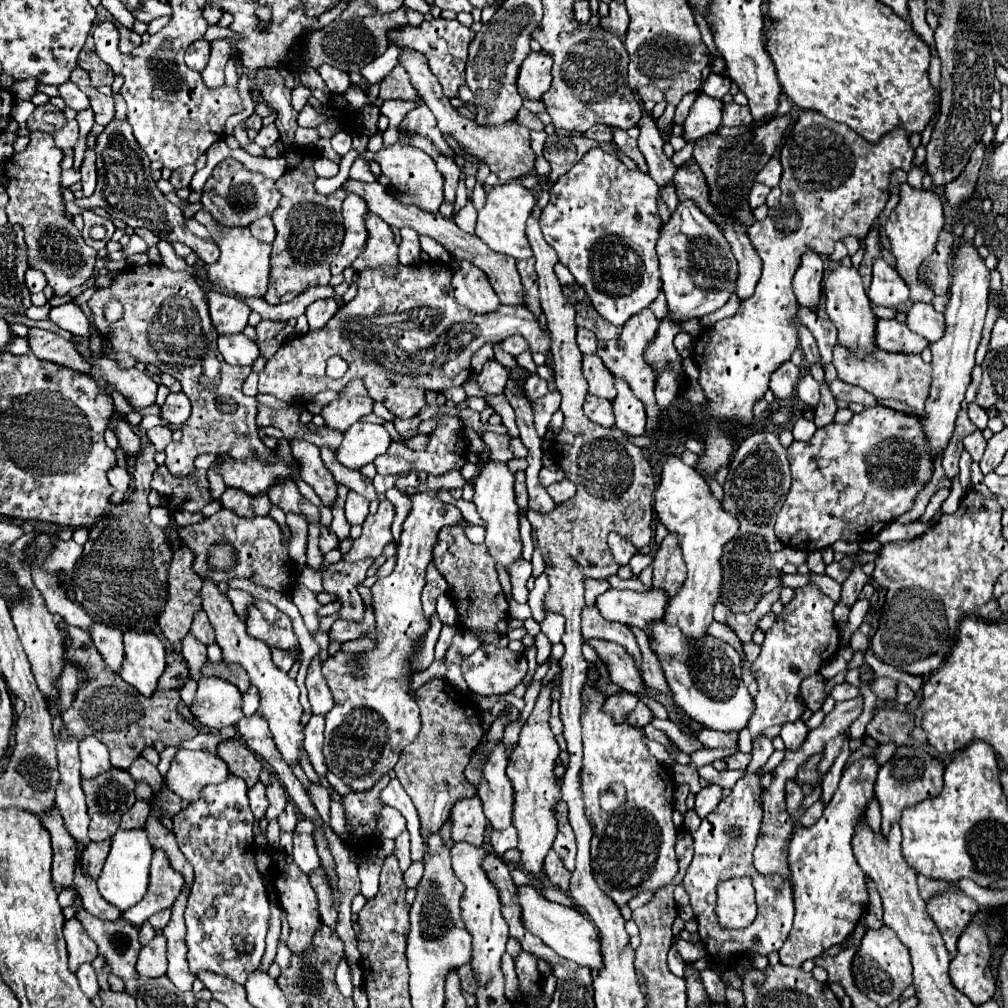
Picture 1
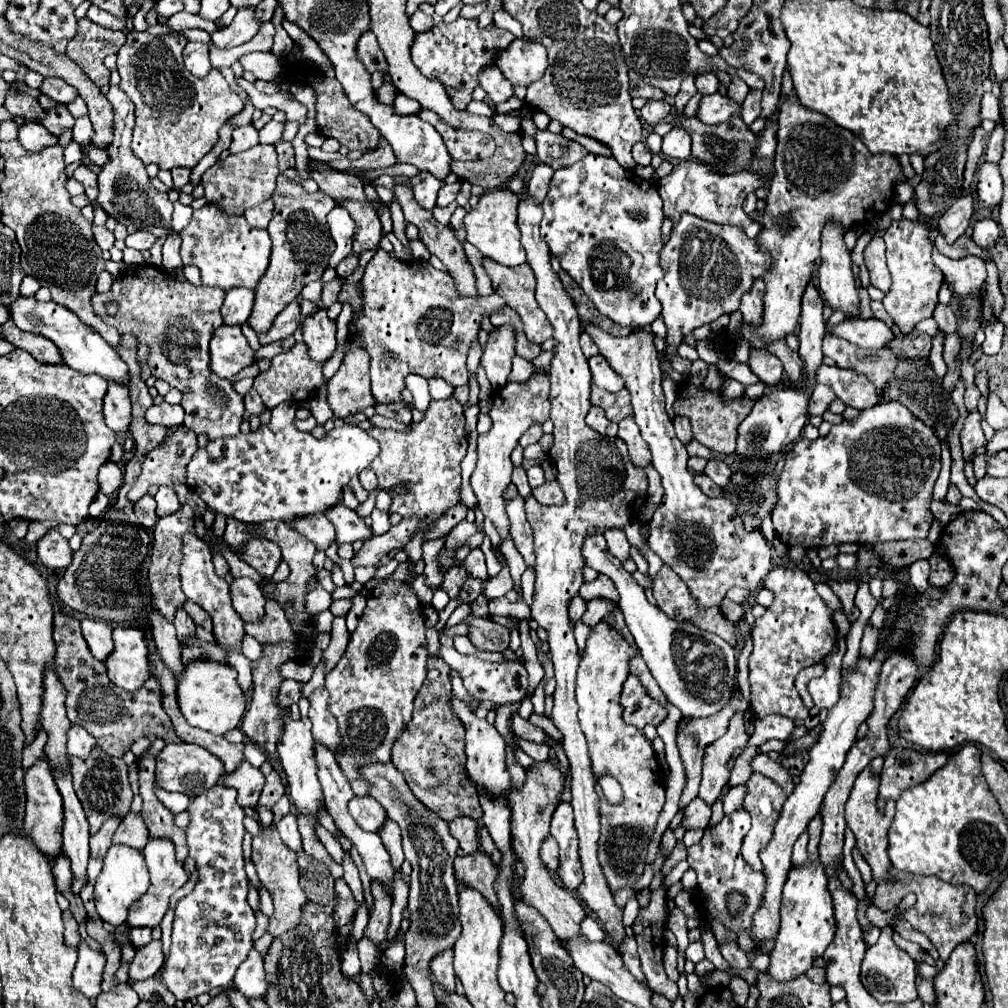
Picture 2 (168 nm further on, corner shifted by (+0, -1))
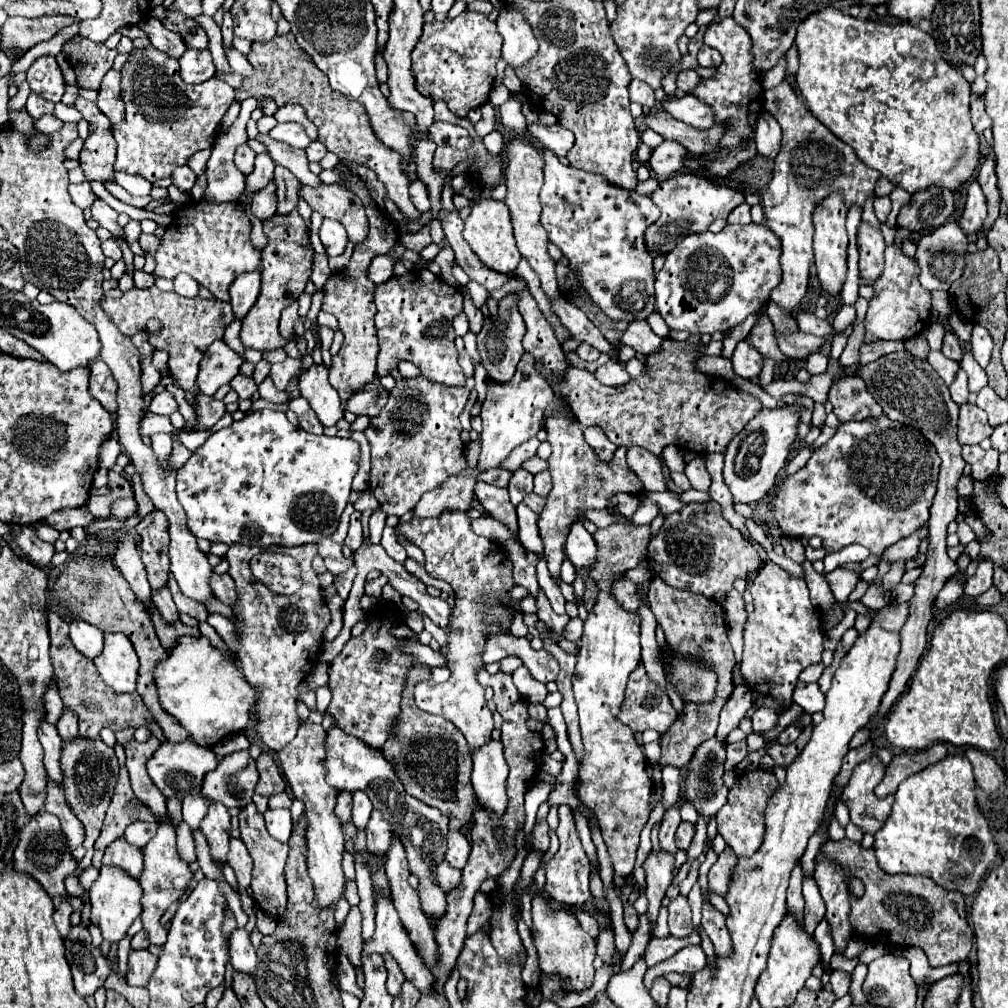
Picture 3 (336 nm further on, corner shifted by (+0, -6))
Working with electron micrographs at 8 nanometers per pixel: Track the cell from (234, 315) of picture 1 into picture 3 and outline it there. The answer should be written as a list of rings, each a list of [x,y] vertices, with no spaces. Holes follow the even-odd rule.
[[[252,270],[248,274],[240,274],[236,282],[230,286],[230,304],[234,308],[236,318],[244,318],[246,312],[254,306],[258,292],[260,292],[260,272],[262,270]]]

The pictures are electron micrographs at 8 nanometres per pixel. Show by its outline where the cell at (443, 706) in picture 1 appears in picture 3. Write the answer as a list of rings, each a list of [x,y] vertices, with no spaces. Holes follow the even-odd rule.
[[[416,662],[408,672],[408,682],[402,694],[402,712],[396,718],[392,738],[388,738],[388,742],[384,742],[382,746],[382,754],[384,758],[388,758],[388,762],[392,762],[392,768],[396,770],[406,794],[418,798],[428,806],[436,806],[450,818],[450,830],[460,830],[466,826],[466,822],[472,820],[472,812],[476,808],[476,794],[470,782],[470,750],[466,738],[452,722],[440,716],[426,714],[414,704],[414,686],[426,680],[428,674],[430,668],[420,662]]]

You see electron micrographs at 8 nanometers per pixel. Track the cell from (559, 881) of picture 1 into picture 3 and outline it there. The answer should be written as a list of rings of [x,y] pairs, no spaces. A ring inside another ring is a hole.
[[[546,820],[536,822],[536,826],[532,830],[532,846],[538,848],[538,850],[548,850],[548,844],[550,844],[550,838],[548,838],[548,824],[546,824]]]

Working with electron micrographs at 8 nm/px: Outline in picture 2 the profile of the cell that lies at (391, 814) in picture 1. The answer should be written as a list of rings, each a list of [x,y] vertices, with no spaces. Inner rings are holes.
[[[354,797],[348,803],[348,811],[364,831],[378,833],[380,825],[388,819],[384,813],[384,807],[378,801],[372,801],[372,797]]]

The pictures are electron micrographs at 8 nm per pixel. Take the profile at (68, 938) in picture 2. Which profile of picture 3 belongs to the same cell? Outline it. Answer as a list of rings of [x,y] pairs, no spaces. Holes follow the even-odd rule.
[[[62,902],[62,904],[54,910],[54,924],[56,924],[56,928],[58,928],[58,932],[60,932],[62,938],[68,936],[68,928],[72,926],[72,924],[70,924],[70,914],[72,914],[72,912],[74,912],[74,910],[72,910],[72,906],[68,906],[68,902]]]

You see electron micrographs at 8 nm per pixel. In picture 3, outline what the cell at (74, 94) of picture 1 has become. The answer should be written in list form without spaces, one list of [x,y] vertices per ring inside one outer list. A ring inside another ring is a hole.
[[[42,56],[28,68],[28,84],[38,96],[60,102],[64,94],[64,78],[54,56]]]

